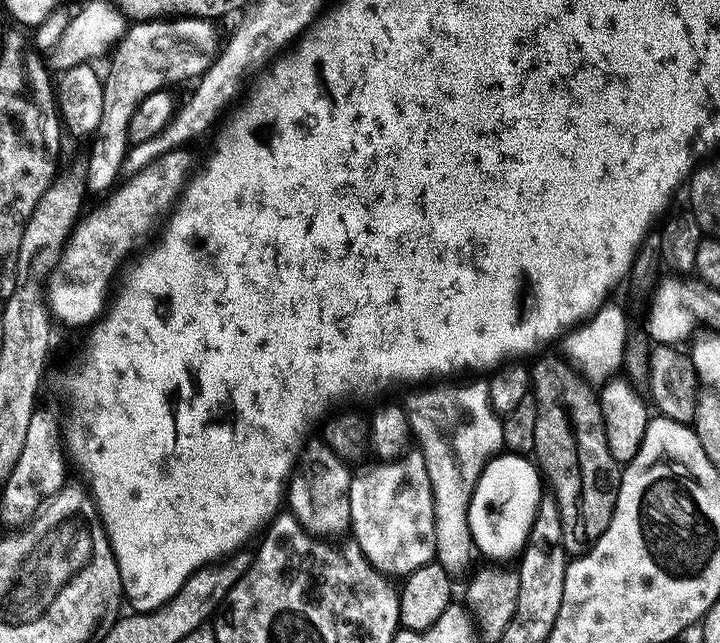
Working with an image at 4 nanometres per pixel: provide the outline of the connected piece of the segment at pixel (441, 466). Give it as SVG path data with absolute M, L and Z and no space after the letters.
M444 382L439 386L426 386L413 391L416 393L408 401L403 401L402 407L408 415L418 451L426 462L426 474L432 487L435 563L441 564L449 576L459 578L473 567L472 556L476 552L468 521L470 498L484 467L495 456L501 455L504 439L501 417L497 416L488 401L487 383L452 383L456 382Z

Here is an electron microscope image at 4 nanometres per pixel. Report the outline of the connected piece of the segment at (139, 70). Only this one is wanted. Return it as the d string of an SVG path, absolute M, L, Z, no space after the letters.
M182 16L136 22L125 31L115 47L112 65L108 76L103 77L102 122L98 122L91 137L92 149L86 155L88 165L87 191L107 194L121 179L124 155L129 150L128 123L130 114L138 110L138 102L146 94L154 94L171 89L171 84L180 84L183 80L195 81L216 59L216 27L211 20L200 20L197 16Z

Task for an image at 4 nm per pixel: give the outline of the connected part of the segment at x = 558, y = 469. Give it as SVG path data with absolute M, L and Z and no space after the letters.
M548 356L536 365L531 365L531 395L536 397L538 422L534 426L534 460L540 469L541 477L552 489L550 495L556 501L560 522L562 524L562 542L569 557L583 556L602 538L620 489L621 465L610 454L606 446L606 430L602 422L602 410L597 389L589 384L567 360L557 356Z

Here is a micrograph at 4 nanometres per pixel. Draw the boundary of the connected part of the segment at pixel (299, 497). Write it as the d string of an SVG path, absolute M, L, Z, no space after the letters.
M323 442L305 443L300 453L294 473L290 478L290 485L286 490L286 504L291 515L311 534L317 538L332 538L340 536L352 527L350 518L350 486L353 473L349 465L339 460Z

